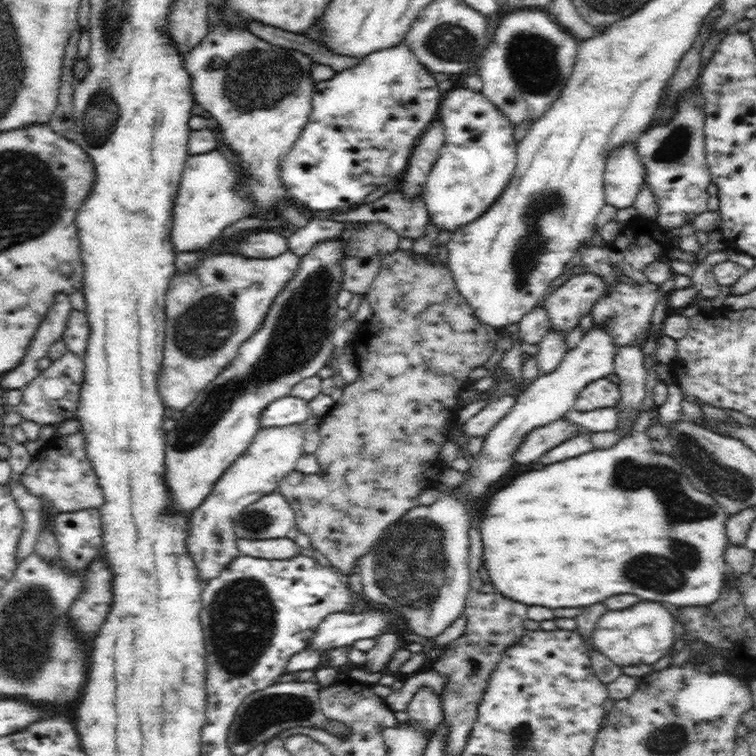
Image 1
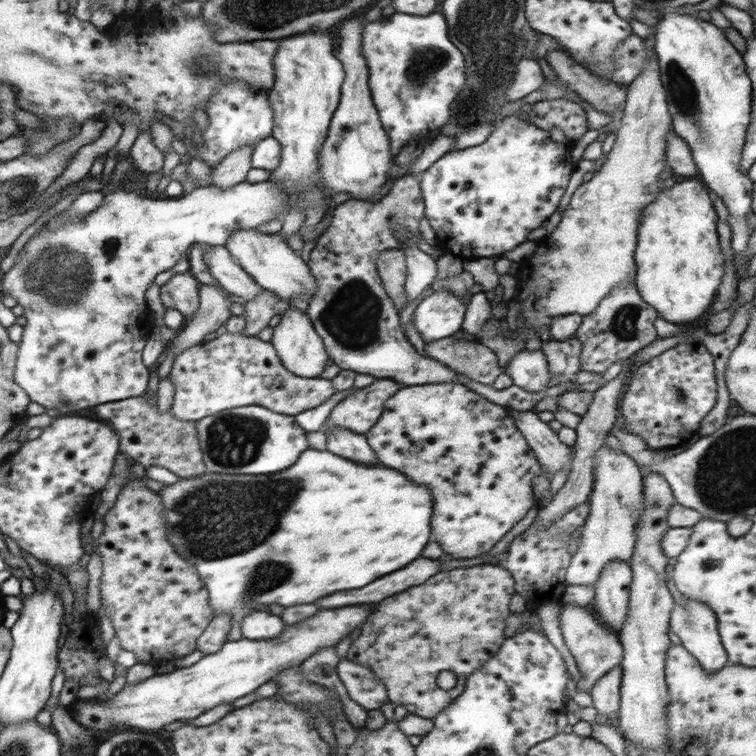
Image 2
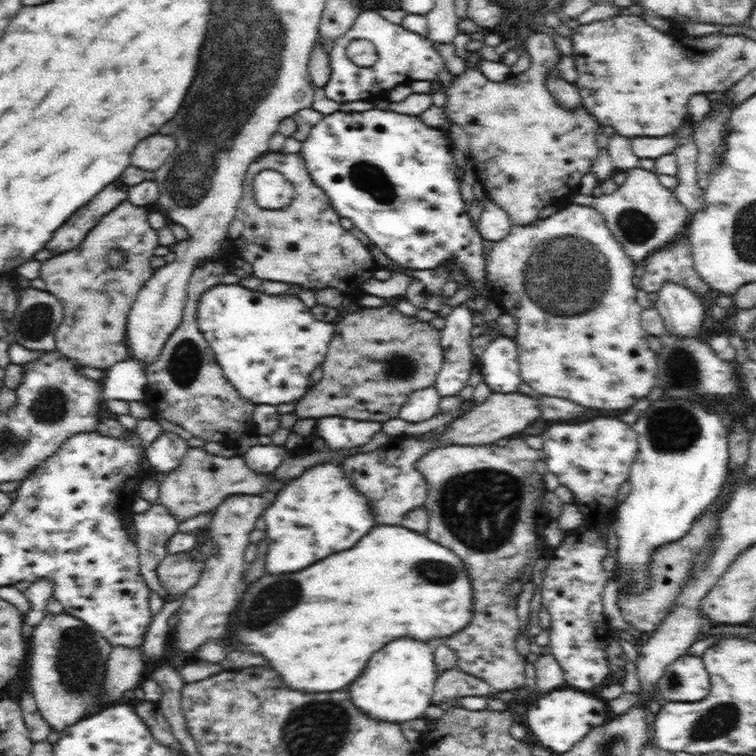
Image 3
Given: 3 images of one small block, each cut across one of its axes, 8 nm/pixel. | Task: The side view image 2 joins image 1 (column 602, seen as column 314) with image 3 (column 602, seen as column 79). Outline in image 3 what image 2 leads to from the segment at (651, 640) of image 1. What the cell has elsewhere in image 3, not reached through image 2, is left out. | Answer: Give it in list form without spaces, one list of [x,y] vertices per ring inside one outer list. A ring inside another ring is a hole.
[[[563,687],[545,693],[525,707],[523,724],[532,738],[543,748],[563,754],[581,741],[595,726],[606,722],[606,701],[596,699],[584,691]]]

